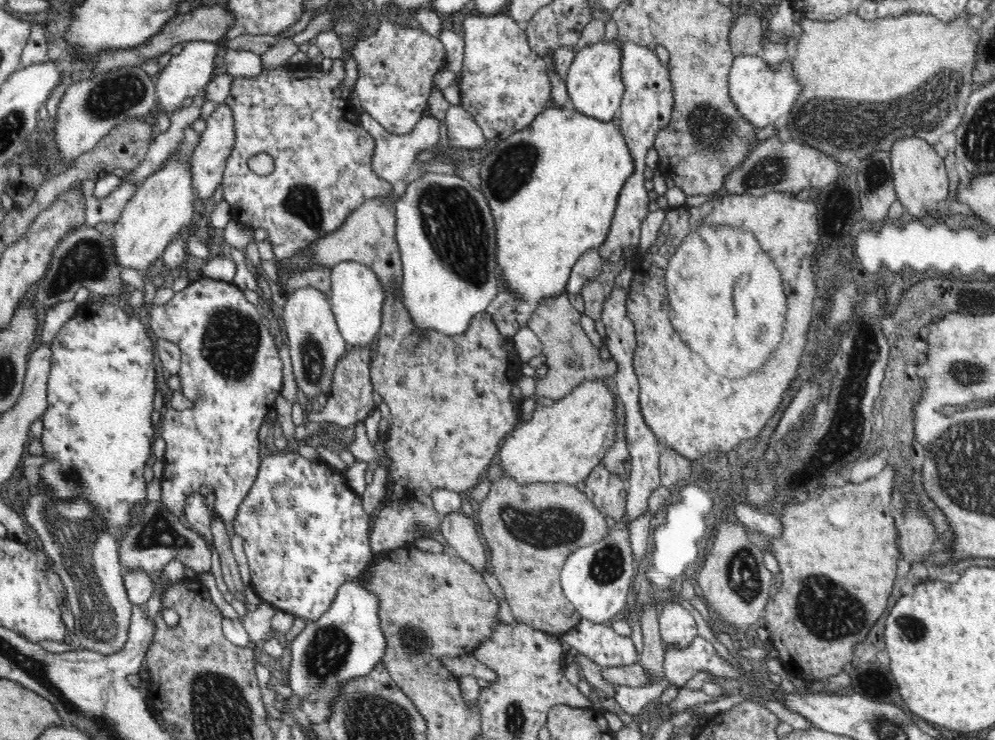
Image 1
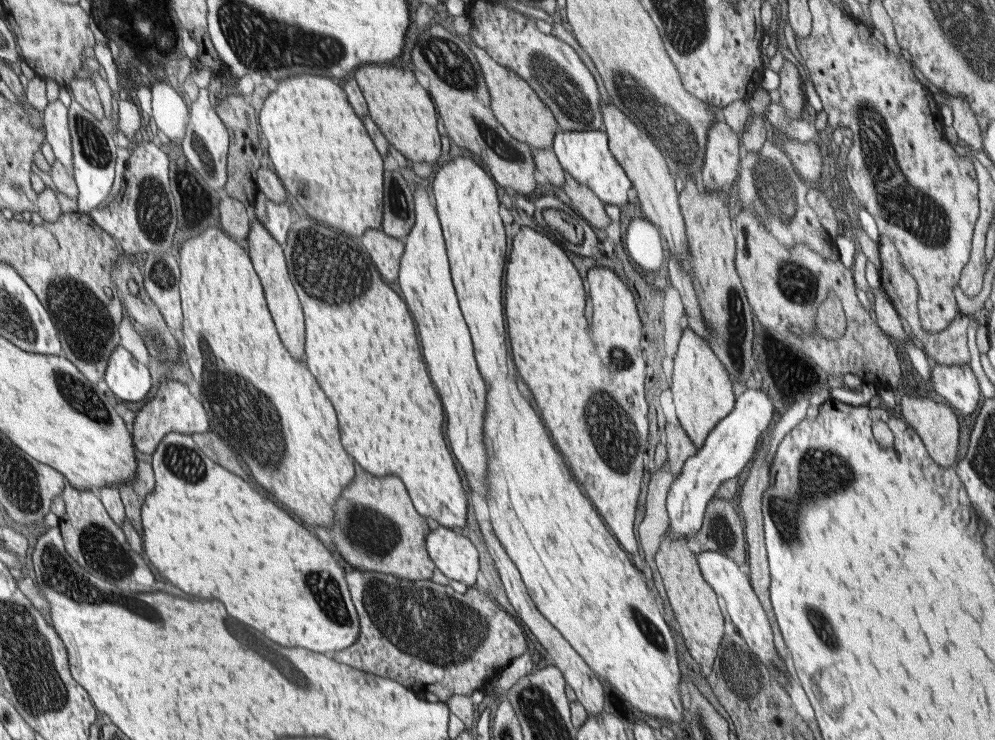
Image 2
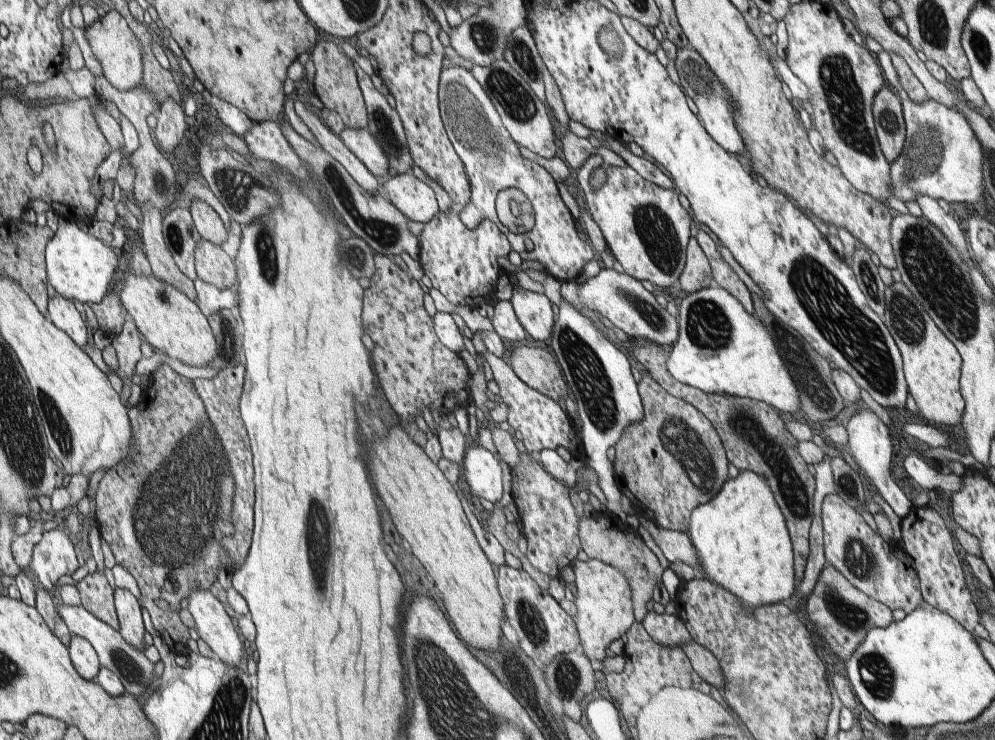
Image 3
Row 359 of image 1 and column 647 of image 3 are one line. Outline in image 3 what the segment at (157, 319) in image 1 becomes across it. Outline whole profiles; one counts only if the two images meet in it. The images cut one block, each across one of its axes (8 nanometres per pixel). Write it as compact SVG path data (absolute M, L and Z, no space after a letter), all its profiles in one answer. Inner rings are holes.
M589 156L575 172L575 180L585 194L587 210L593 222L599 226L613 258L621 264L623 274L637 280L649 280L655 286L669 286L679 280L685 268L687 242L691 216L679 204L675 190L659 188L643 180L631 166L605 168L605 182L599 188L589 186L593 170L601 168L601 156Z

